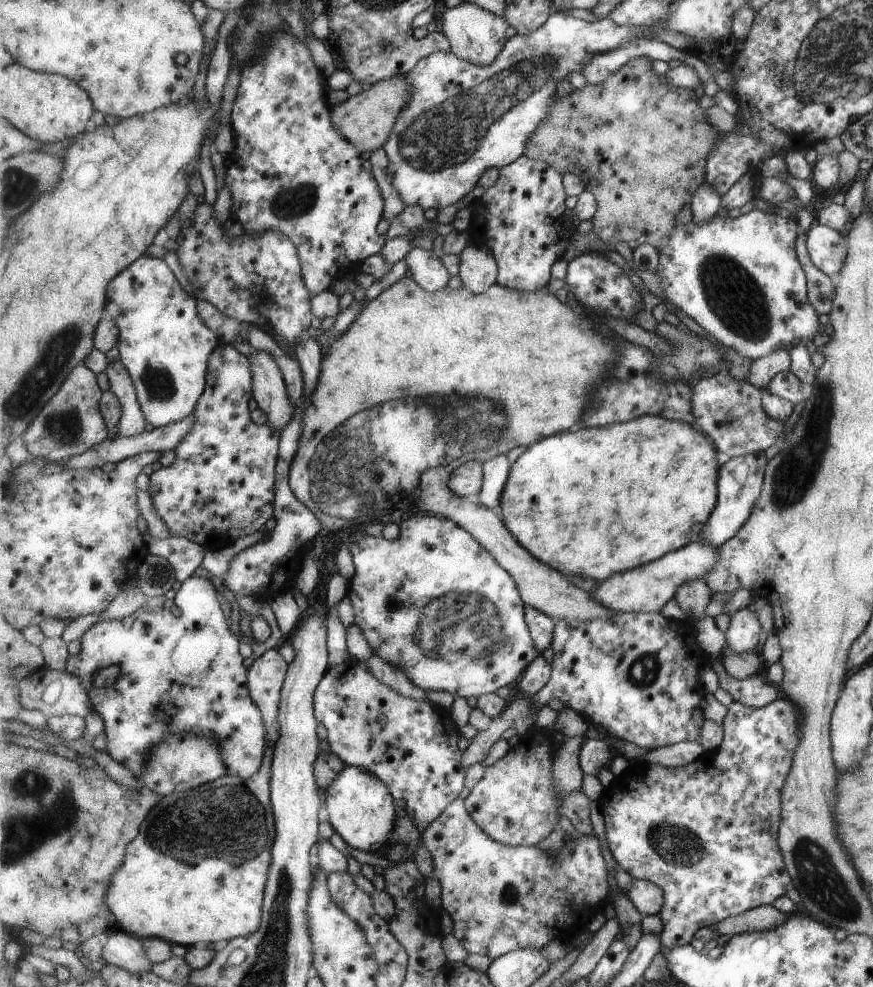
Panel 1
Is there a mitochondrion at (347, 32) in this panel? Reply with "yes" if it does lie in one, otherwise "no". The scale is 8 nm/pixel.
no

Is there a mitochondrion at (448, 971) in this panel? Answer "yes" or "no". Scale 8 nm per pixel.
no

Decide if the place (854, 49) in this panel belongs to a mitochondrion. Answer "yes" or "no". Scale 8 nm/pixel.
yes

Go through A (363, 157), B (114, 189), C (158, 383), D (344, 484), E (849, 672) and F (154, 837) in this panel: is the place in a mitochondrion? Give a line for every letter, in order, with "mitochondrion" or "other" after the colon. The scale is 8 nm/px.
A: other
B: other
C: mitochondrion
D: mitochondrion
E: other
F: mitochondrion

